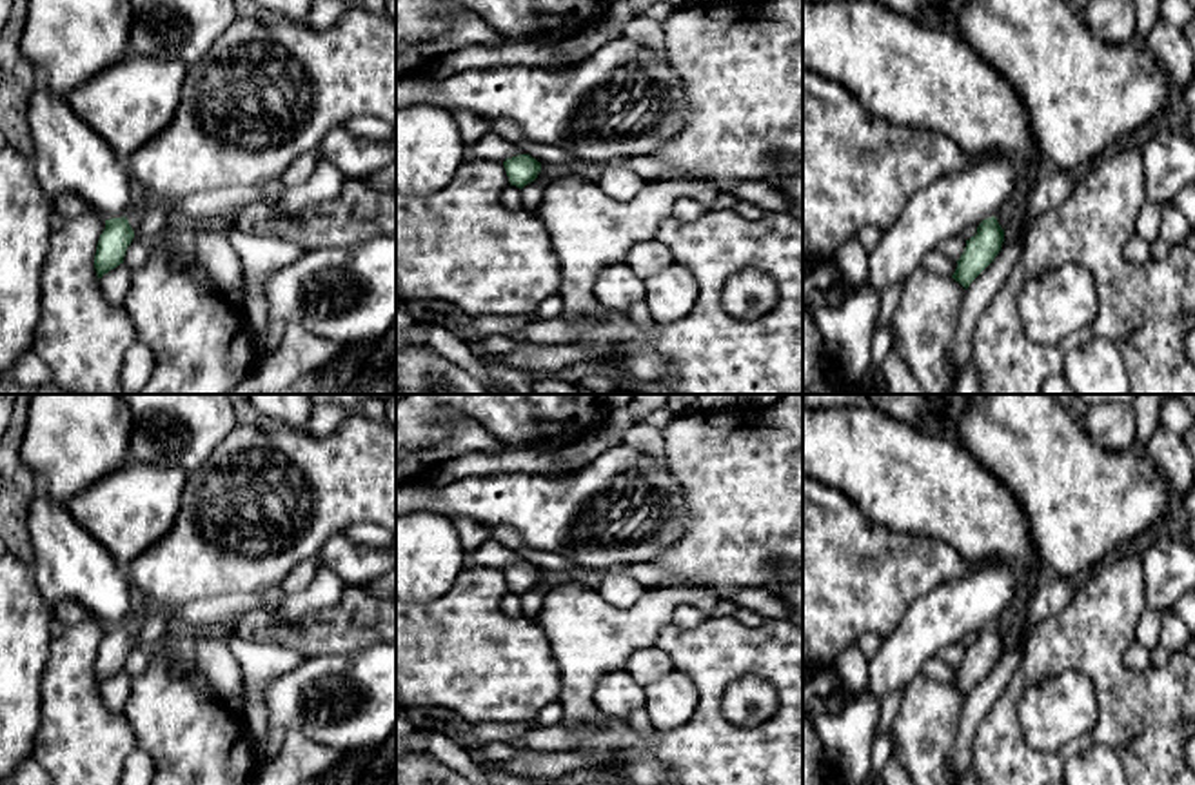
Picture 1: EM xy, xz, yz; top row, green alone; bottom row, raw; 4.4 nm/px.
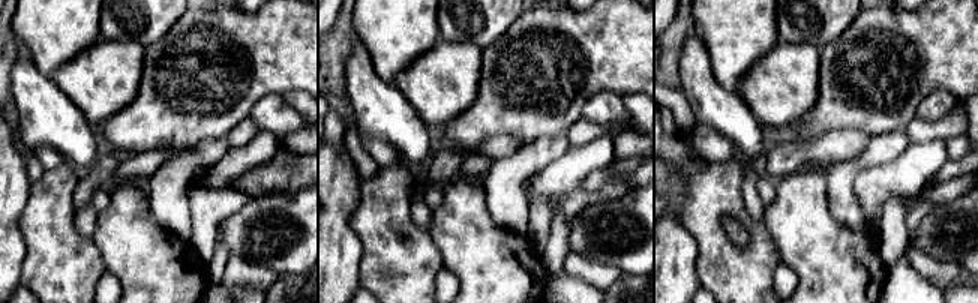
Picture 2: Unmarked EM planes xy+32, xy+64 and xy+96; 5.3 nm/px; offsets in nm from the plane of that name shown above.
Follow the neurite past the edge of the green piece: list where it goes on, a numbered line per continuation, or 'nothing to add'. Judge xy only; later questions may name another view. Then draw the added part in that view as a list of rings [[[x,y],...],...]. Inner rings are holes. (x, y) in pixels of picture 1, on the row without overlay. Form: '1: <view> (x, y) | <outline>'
1: xy (135, 622) | [[[143,609],[142,612],[138,614],[131,614],[129,620],[127,620],[127,627],[129,627],[129,632],[133,634],[133,638],[140,632],[145,618],[149,616],[149,611]]]

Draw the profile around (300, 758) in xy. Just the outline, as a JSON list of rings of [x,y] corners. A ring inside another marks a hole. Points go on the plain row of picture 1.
[[[289,730],[274,760],[258,765],[245,785],[300,785],[321,772],[334,772],[343,752]]]

